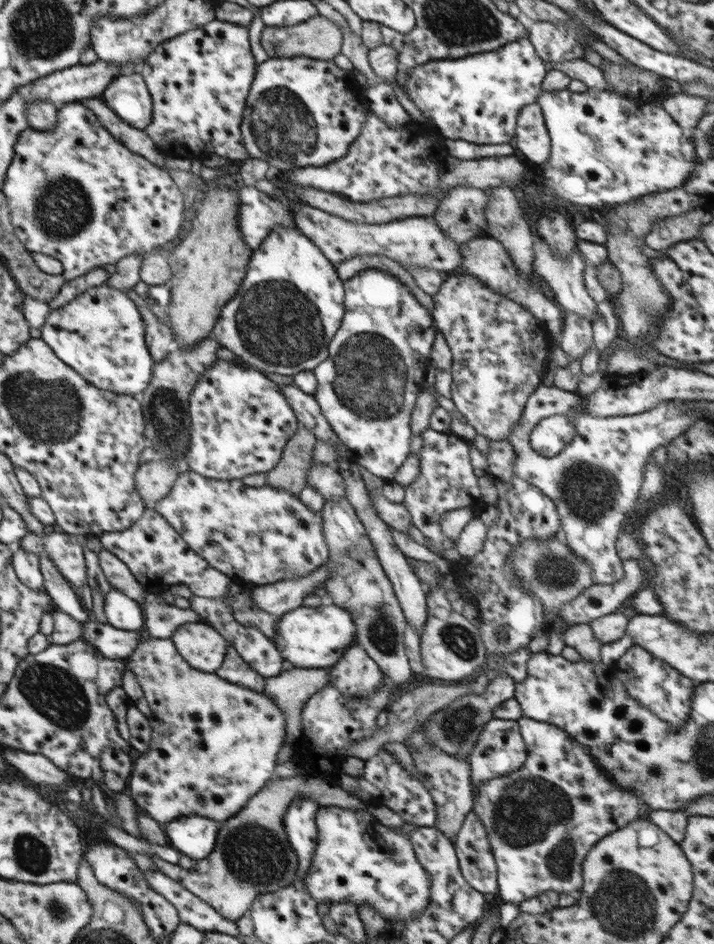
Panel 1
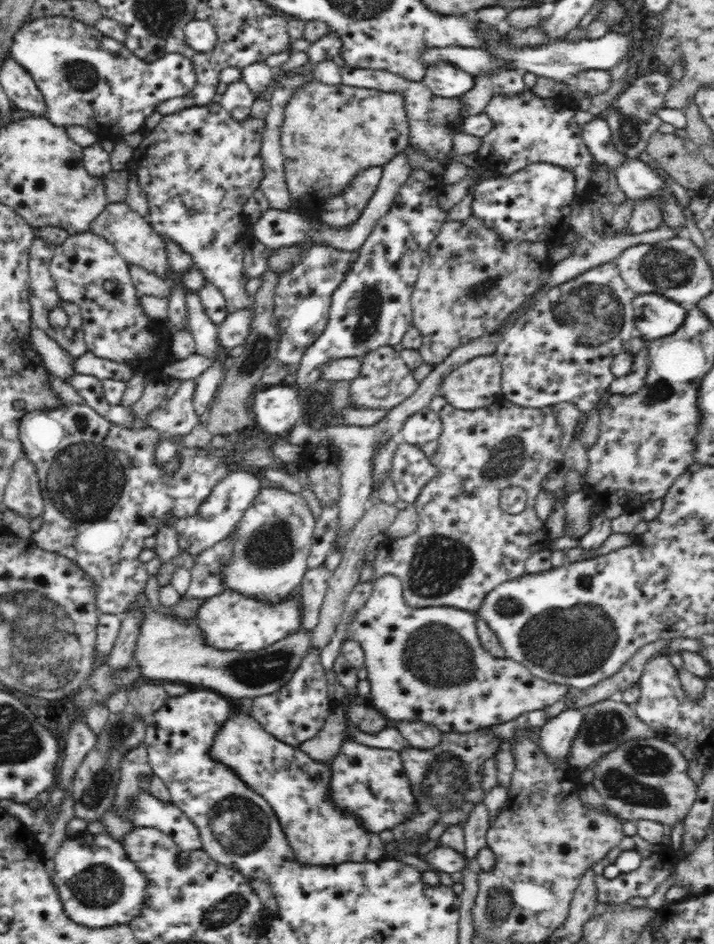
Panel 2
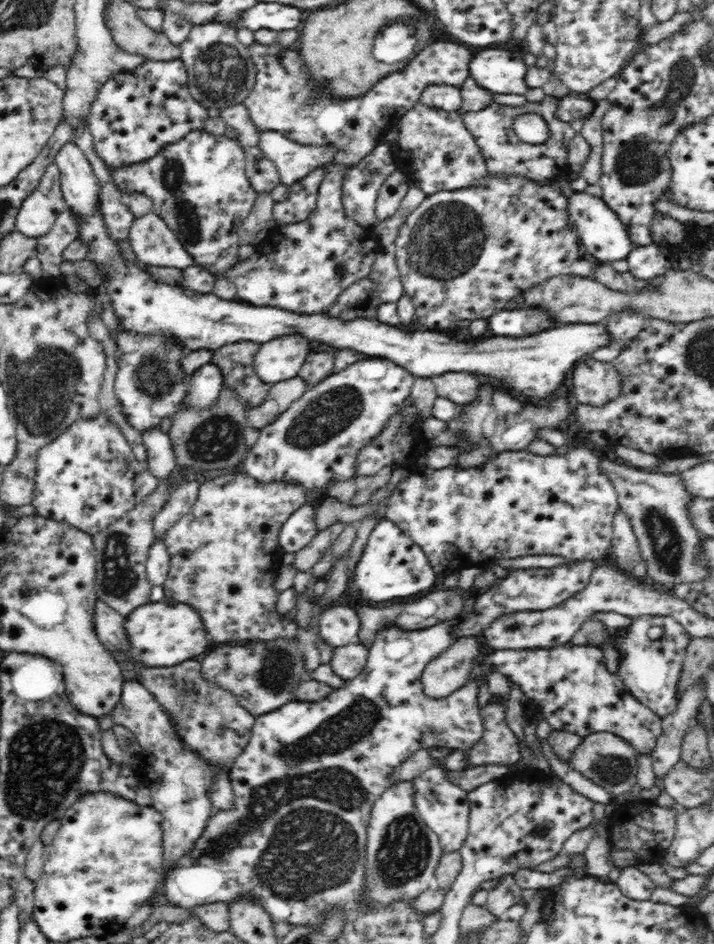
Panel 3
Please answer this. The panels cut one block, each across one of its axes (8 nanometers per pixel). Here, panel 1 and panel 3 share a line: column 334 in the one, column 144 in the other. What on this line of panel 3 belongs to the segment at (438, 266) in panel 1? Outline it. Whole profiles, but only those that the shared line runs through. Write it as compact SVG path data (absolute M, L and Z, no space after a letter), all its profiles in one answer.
M153 212L134 219L129 240L137 258L146 266L183 269L196 265L166 221Z

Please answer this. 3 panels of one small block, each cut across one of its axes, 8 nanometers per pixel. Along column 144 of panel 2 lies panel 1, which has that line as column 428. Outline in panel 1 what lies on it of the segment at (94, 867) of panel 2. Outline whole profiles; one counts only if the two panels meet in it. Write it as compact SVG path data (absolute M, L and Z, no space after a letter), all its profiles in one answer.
M335 806L320 807L315 814L318 838L315 855L311 867L305 874L307 890L317 902L362 903L371 904L371 907L383 916L386 922L413 919L428 906L431 880L428 872L423 870L414 852L413 844L408 834L401 833L400 828L388 828L378 822L367 811L352 811Z

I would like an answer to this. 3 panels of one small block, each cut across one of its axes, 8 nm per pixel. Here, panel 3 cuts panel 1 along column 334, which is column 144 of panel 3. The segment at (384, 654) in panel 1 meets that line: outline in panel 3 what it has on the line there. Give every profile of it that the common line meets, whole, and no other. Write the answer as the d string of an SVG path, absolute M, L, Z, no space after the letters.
M158 484L158 488L150 496L146 496L141 504L130 512L126 512L122 519L91 536L94 539L95 556L97 557L96 578L94 578L97 598L103 600L124 618L132 614L138 606L151 602L150 591L154 585L146 576L146 562L149 549L155 542L152 522L156 514L166 505L170 496L169 484Z

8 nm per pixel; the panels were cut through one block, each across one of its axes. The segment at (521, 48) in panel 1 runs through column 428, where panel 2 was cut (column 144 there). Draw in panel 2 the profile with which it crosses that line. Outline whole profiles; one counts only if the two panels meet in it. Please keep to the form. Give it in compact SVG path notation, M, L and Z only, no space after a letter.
M64 17L34 19L15 33L9 54L18 62L43 94L46 110L43 117L59 127L83 126L98 138L112 141L125 134L140 131L146 118L152 116L160 102L178 99L194 92L196 72L191 60L184 54L166 53L155 61L138 58L124 44L101 34L95 27Z

